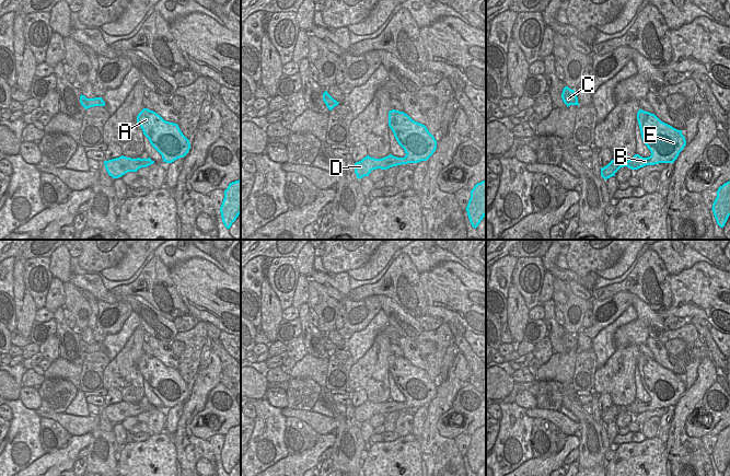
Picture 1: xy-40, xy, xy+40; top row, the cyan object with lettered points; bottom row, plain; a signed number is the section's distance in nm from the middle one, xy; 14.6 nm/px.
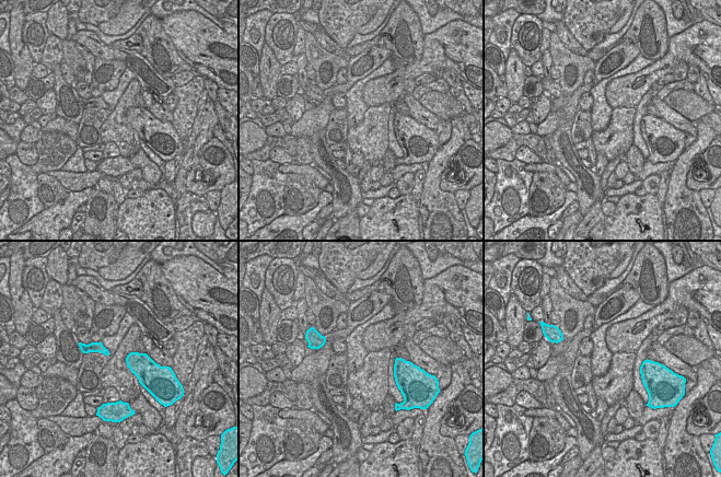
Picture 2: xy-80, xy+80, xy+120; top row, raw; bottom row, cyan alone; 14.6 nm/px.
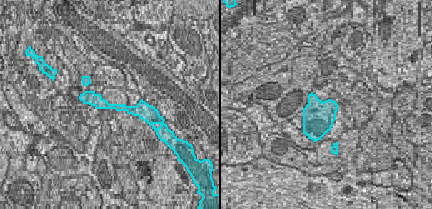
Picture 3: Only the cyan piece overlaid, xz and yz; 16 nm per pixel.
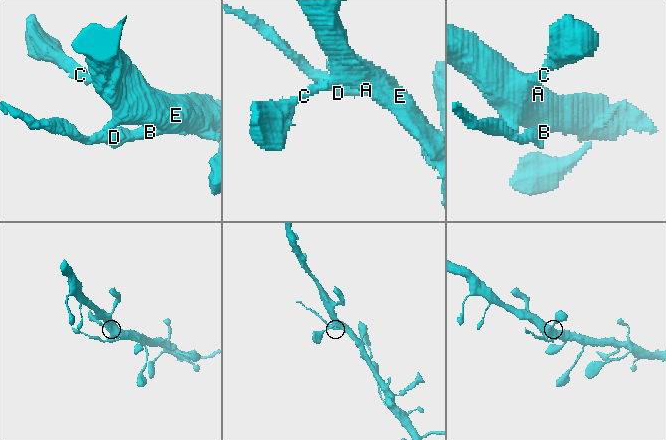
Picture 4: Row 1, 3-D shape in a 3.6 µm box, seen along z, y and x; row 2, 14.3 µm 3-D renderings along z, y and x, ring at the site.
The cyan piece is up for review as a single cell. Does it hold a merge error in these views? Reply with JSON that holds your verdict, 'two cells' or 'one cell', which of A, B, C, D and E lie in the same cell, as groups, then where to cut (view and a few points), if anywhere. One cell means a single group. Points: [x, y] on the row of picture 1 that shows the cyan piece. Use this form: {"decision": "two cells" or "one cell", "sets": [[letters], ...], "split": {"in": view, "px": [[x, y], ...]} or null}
{"decision": "two cells", "sets": [["A", "B", "C", "E"], ["D"]], "split": {"in": "xy", "px": [[387, 155], [390, 160], [382, 169]]}}

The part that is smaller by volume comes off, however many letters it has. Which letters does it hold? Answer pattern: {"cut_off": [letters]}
{"cut_off": ["D"]}

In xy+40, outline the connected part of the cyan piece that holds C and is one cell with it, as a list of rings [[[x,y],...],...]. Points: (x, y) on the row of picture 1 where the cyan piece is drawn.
[[[565,86],[561,93],[561,98],[564,101],[564,103],[568,106],[570,105],[578,105],[578,97],[577,94],[575,92],[575,90],[569,89],[568,86]]]

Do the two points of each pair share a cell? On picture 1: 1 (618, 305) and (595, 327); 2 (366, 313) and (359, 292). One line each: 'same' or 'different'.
1: same
2: different

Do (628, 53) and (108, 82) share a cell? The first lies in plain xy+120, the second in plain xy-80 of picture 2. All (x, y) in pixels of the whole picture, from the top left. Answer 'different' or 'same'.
same

